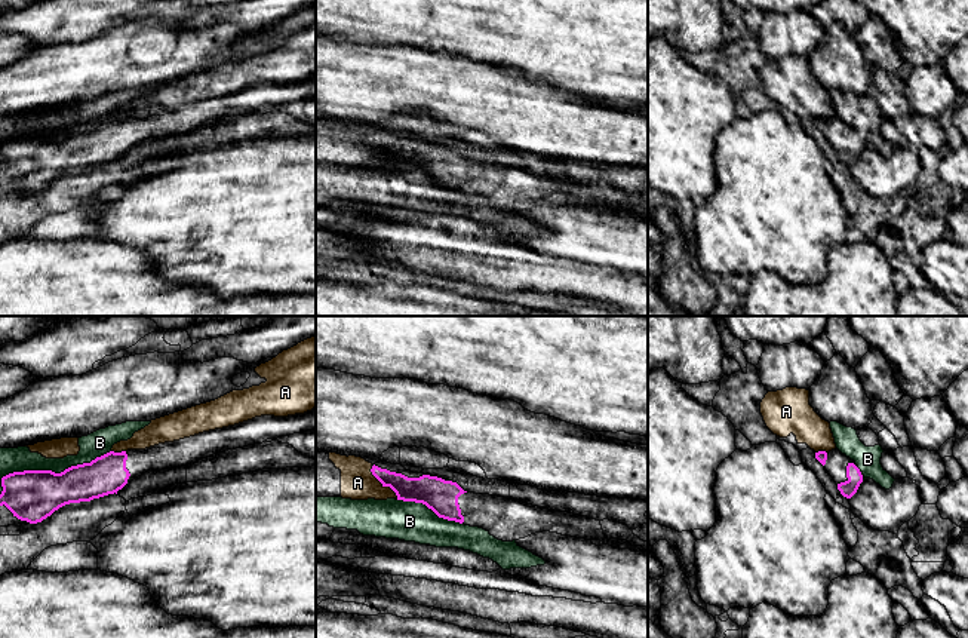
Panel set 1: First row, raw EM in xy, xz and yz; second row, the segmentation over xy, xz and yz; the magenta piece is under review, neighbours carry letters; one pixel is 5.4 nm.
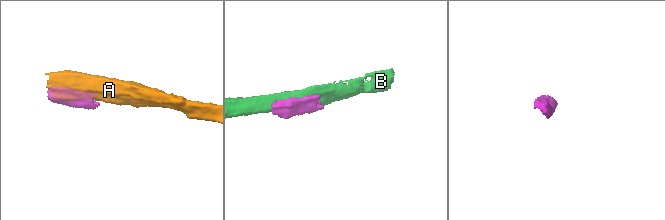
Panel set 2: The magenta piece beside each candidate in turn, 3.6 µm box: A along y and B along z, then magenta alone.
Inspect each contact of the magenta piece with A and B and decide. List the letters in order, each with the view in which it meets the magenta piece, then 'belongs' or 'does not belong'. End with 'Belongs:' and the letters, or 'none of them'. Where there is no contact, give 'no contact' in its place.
A: meets magenta in xz; does not belong
B: meets magenta in xy; does not belong
Belongs: none of them

